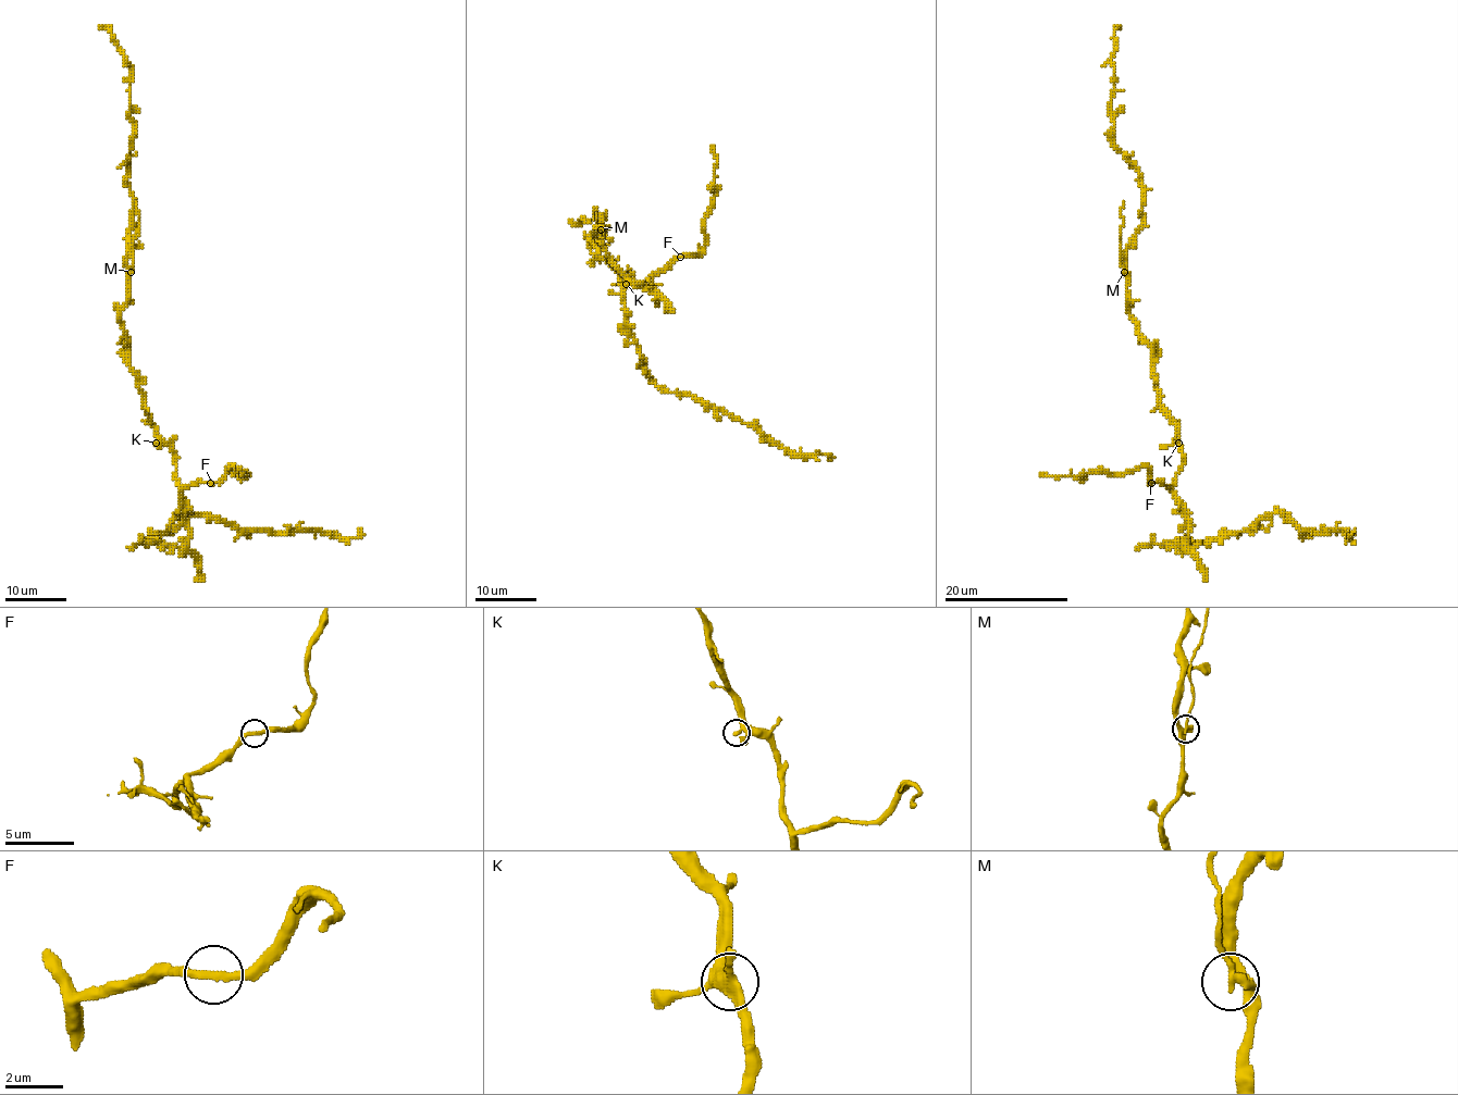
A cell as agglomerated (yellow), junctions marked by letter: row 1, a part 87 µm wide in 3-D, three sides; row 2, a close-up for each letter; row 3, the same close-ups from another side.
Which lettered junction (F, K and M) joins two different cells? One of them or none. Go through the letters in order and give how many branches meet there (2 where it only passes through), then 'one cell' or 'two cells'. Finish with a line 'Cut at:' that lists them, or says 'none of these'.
F: 2 | one cell
K: 2 | one cell
M: 2 | two cells
Cut at: M

